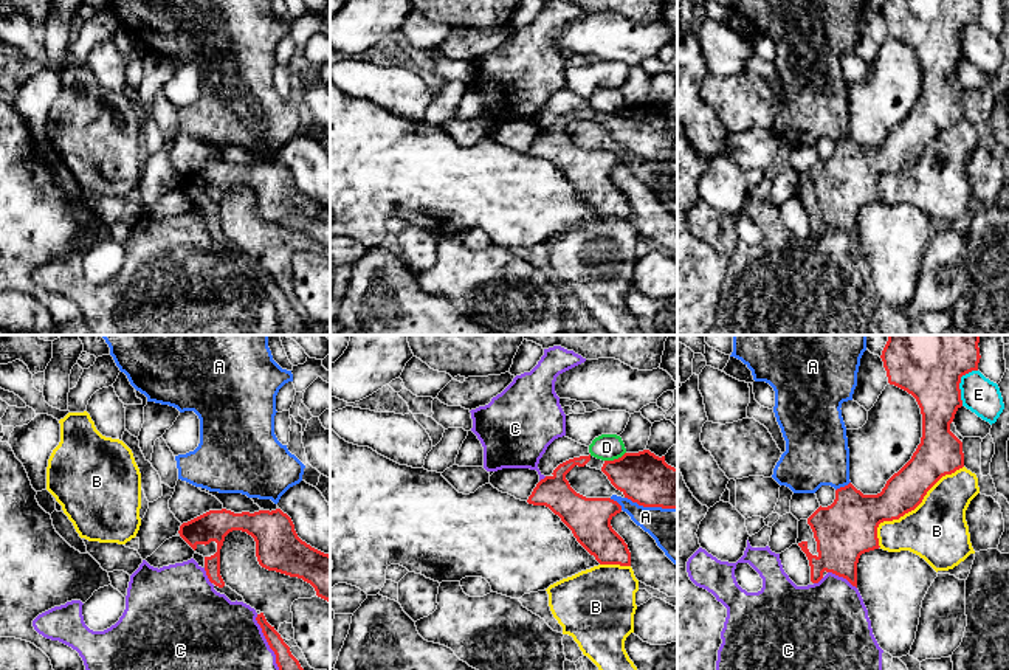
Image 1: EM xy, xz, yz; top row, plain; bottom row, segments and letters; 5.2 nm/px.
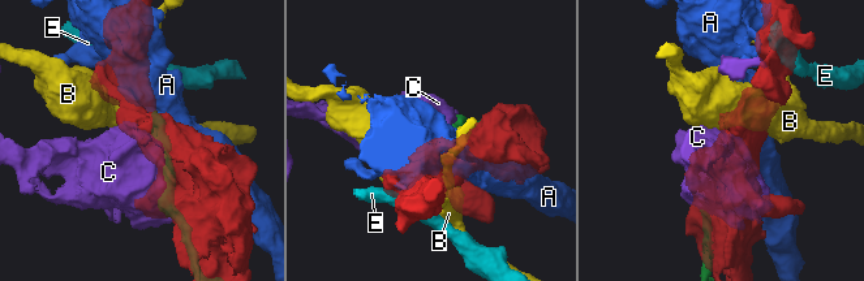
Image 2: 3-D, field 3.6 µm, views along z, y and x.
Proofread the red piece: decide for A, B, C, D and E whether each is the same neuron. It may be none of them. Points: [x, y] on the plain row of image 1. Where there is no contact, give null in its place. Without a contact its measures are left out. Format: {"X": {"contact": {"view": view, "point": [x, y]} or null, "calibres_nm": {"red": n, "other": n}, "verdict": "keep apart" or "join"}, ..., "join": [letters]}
{"A": {"contact": {"view": "xz", "point": [651, 158]}, "calibres_nm": {"red": 260, "other": 240}, "verdict": "keep apart"}, "B": {"contact": {"view": "yz", "point": [912, 162]}, "calibres_nm": {"red": 200, "other": 320}, "verdict": "keep apart"}, "C": {"contact": {"view": "xy", "point": [270, 300]}, "calibres_nm": {"red": 140, "other": 500}, "verdict": "keep apart"}, "D": {"contact": {"view": "xz", "point": [614, 112]}, "calibres_nm": {"red": 260, "other": 140}, "verdict": "keep apart"}, "E": {"contact": {"view": "yz", "point": [960, 34]}, "calibres_nm": {"red": 300, "other": 190}, "verdict": "keep apart"}, "join": []}

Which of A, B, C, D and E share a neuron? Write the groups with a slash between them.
A / B / C / D / E

